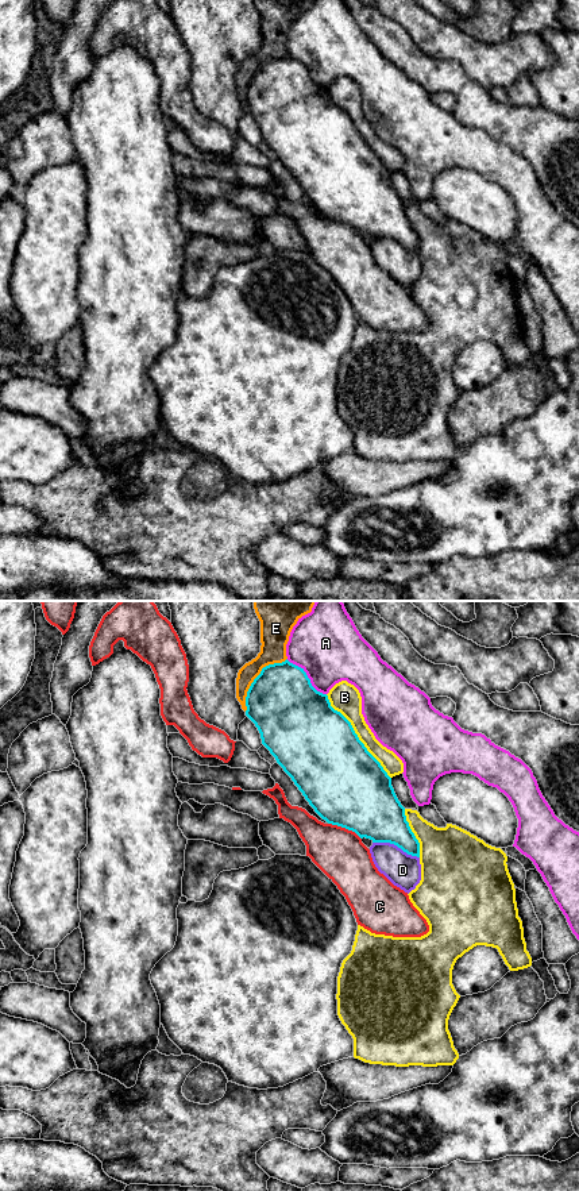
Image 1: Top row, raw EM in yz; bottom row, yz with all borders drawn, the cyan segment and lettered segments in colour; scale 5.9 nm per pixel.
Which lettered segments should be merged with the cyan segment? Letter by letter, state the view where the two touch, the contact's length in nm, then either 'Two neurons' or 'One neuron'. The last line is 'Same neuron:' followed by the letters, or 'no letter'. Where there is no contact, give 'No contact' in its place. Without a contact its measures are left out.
A: Touches cyan in yz. Shared border 320 nm. Two neurons
B: Touches cyan in yz. Shared border 650 nm. Two neurons
C: Touches cyan in yz. Shared border 220 nm. Two neurons
D: Touches cyan in yz. Shared border 300 nm. One neuron
E: Touches cyan in yz. Shared border 400 nm. Two neurons
Same neuron: D

